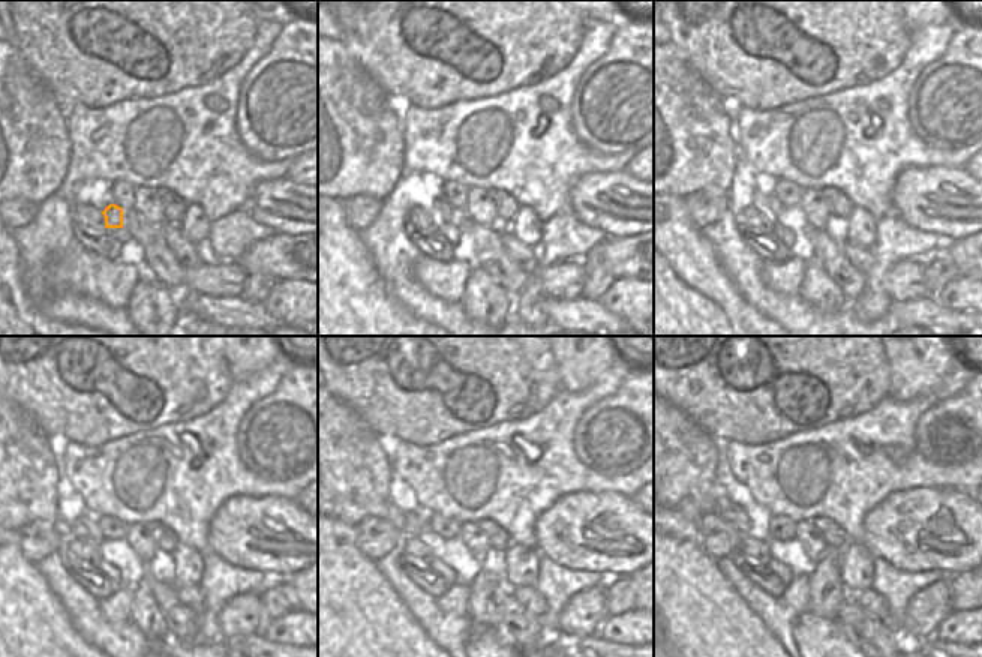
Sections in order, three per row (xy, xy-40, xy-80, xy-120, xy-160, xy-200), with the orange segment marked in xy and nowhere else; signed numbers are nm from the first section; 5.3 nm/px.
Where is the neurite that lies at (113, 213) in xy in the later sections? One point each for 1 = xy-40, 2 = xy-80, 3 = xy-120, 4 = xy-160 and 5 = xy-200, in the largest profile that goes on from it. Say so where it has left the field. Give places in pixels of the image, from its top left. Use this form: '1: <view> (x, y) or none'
1: xy-40 (443, 212)
2: xy-80 (769, 204)
3: xy-120 (83, 530)
4: xy-160 (408, 524)
5: xy-200 (724, 509)

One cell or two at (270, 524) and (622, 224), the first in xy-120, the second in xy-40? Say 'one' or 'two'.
one

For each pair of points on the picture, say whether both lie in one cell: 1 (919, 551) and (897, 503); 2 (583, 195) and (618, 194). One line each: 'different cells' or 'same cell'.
1: same cell
2: same cell

